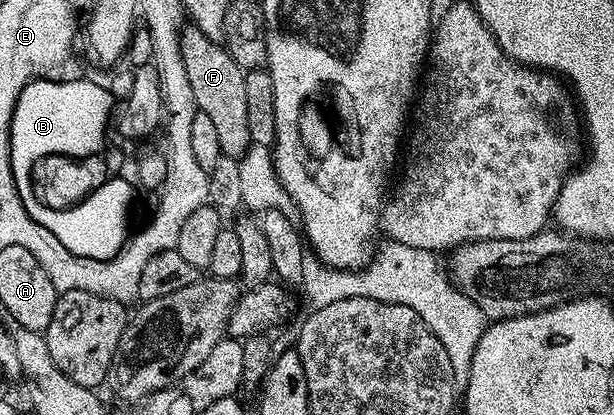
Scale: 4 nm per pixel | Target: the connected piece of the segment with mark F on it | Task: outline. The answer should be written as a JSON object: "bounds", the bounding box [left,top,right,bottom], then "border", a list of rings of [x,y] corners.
{"bounds":[179,23,253,159],"border":[[[192,23],[186,24],[181,30],[179,49],[183,55],[183,67],[187,67],[187,80],[191,83],[191,92],[195,95],[195,103],[199,112],[212,119],[215,131],[219,138],[219,147],[226,157],[240,159],[247,152],[249,145],[253,144],[251,131],[247,131],[247,94],[245,89],[246,70],[231,59],[221,41],[213,41]]]}

